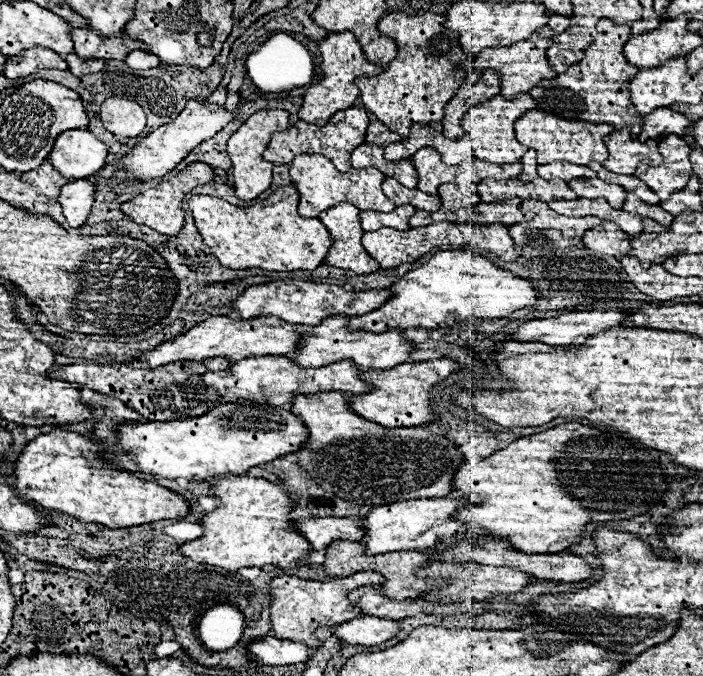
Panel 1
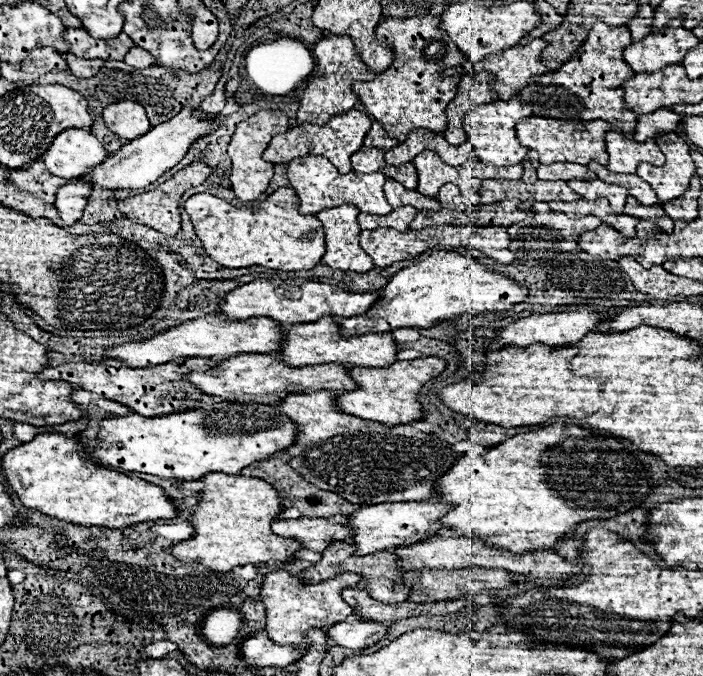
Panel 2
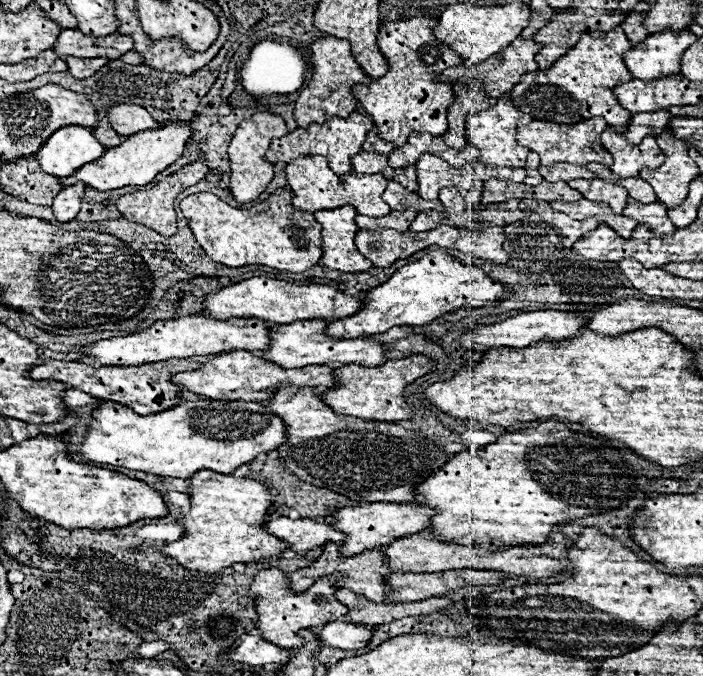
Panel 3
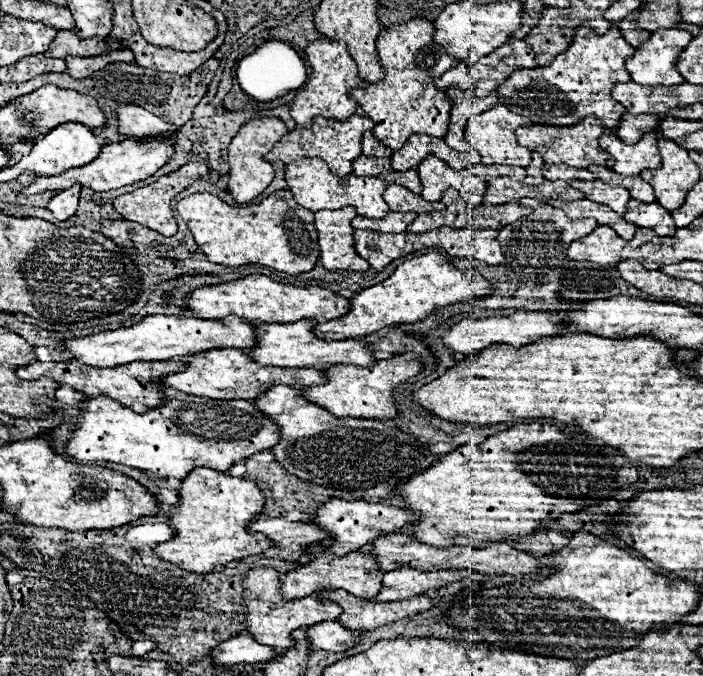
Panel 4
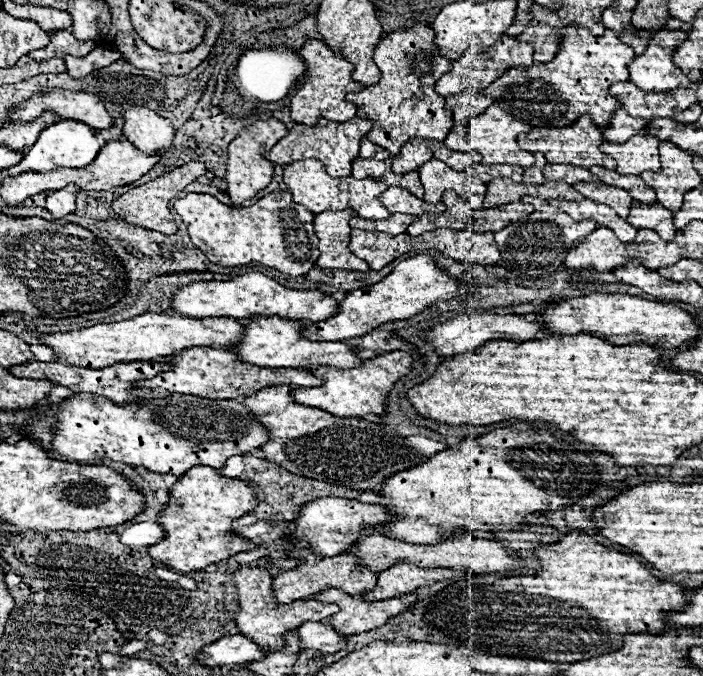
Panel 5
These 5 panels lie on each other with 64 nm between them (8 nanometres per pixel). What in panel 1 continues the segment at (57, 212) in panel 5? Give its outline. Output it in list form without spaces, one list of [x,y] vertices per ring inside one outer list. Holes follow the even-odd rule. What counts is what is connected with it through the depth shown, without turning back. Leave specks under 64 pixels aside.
[[[86,178],[68,182],[60,188],[58,204],[62,206],[64,216],[72,228],[78,228],[86,222],[92,202],[94,202],[94,198],[92,198],[94,190],[96,190],[96,186]]]

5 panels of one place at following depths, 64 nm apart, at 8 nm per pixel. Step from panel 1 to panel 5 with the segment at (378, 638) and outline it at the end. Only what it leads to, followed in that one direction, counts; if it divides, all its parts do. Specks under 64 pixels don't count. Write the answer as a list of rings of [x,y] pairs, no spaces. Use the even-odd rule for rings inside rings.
[[[308,622],[308,624],[300,624],[296,628],[298,640],[302,650],[318,650],[324,654],[332,654],[344,648],[344,636],[340,636],[328,622]]]

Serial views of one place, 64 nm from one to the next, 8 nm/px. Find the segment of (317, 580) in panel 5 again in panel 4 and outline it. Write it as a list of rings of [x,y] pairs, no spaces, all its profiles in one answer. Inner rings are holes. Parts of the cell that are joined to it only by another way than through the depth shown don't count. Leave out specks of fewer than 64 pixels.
[[[324,550],[324,552],[318,552],[310,564],[286,572],[280,580],[280,586],[282,586],[282,596],[286,600],[298,600],[312,592],[330,590],[330,588],[344,588],[346,592],[352,592],[354,596],[364,596],[366,600],[370,600],[376,596],[376,592],[380,592],[380,576],[382,574],[384,572],[378,570],[374,558],[368,554],[350,552],[348,556],[334,558],[334,556],[326,554],[326,550]]]

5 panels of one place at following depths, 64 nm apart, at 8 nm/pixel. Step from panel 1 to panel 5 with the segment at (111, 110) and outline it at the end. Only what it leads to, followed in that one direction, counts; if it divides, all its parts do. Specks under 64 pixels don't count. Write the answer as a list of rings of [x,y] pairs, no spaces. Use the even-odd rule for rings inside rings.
[[[135,106],[124,112],[124,136],[144,154],[166,154],[174,140],[174,128],[168,118]]]

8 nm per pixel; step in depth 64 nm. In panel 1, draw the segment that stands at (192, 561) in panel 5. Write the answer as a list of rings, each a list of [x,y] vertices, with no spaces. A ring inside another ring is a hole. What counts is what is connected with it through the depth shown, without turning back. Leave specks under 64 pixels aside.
[[[216,476],[212,480],[214,498],[220,500],[220,508],[202,514],[200,524],[204,536],[186,542],[178,548],[180,554],[228,572],[240,568],[262,568],[264,564],[274,564],[280,568],[296,568],[304,556],[312,550],[304,536],[292,532],[292,520],[288,518],[292,510],[290,496],[278,486],[264,478],[248,476]]]

